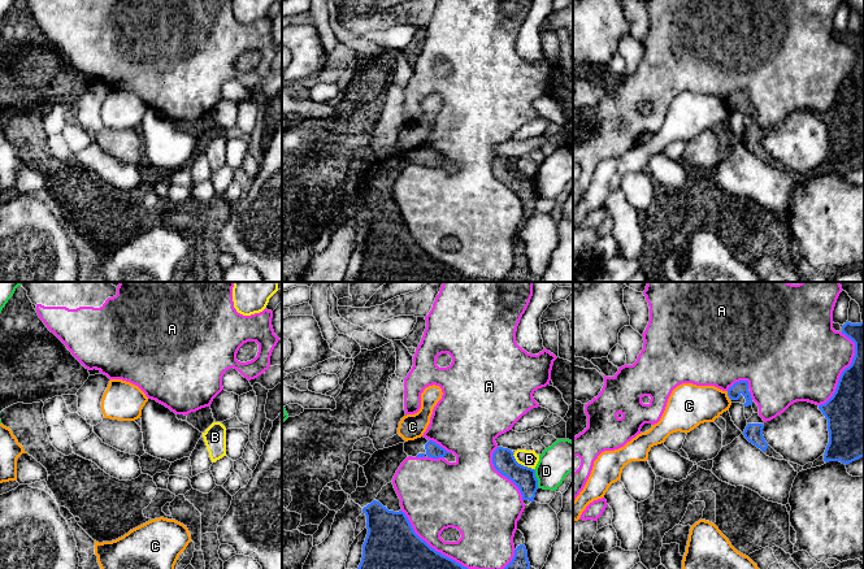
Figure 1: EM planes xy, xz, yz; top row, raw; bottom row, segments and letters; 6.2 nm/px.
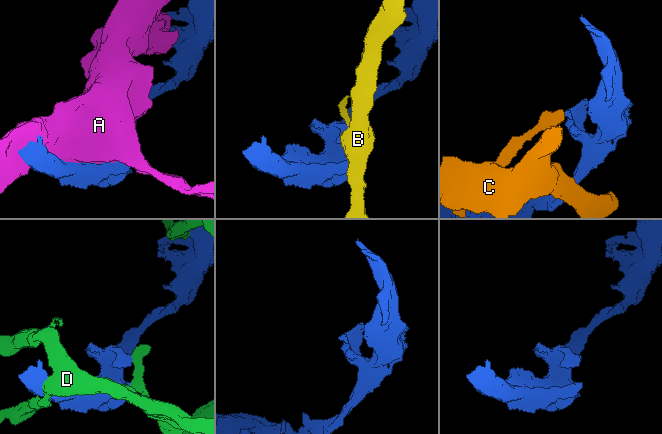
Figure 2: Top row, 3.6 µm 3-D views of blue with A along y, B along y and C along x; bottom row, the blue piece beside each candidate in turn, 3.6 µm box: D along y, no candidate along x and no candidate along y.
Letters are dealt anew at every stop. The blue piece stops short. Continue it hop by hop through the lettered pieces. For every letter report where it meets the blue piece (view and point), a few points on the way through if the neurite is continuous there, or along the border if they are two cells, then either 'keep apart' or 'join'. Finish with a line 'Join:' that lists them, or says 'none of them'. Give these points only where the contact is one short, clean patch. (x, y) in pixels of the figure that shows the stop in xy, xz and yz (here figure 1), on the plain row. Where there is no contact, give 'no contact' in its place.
A: meets blue in xz at (454, 269); keep apart
B: meets blue in xz at (522, 174); keep apart
C: meets blue in yz at (728, 104); border along yz (726, 100), (729, 108); keep apart
D: meets blue in xz at (535, 187); keep apart
Join: none of them

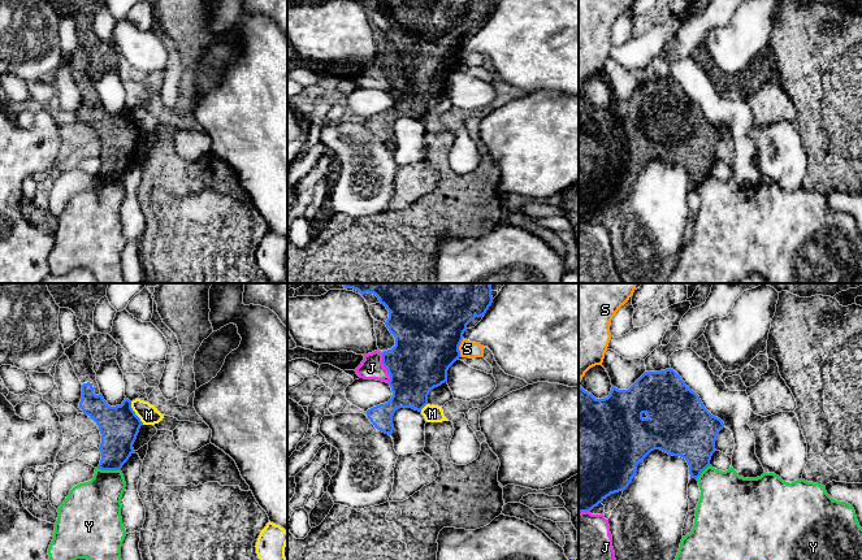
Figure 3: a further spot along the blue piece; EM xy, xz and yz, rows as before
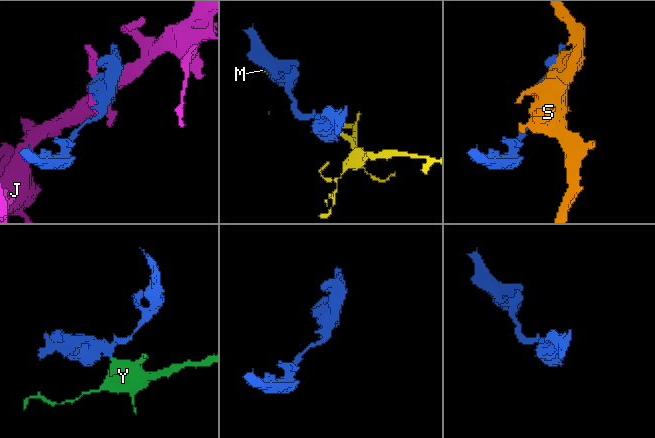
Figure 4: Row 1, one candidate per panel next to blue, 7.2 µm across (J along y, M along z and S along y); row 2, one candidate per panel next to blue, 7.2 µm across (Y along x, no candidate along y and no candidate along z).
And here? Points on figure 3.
J: meets blue in xz at (385, 76); keep apart
M: meets blue in xy at (134, 122); keep apart
S: meets blue in xz at (458, 56); keep apart
Y: meets blue in xy at (109, 178); border along xy (98, 176), (120, 179); keep apart
Join: none of them

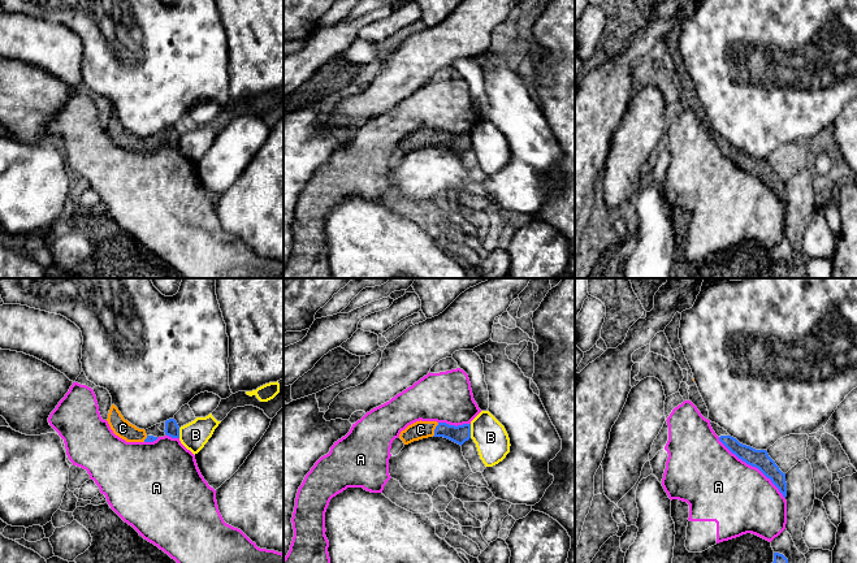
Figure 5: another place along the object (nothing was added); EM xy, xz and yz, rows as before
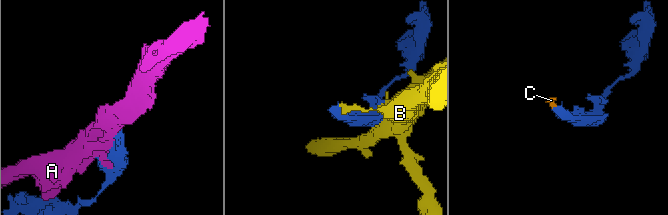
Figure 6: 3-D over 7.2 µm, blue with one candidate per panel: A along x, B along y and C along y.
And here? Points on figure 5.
A: meets blue in yz at (753, 174); keep apart
B: meets blue in xz at (470, 139); keep apart
C: meets blue in xz at (435, 138); runs through xz (459, 143), (435, 138), (420, 138); join
Join: C

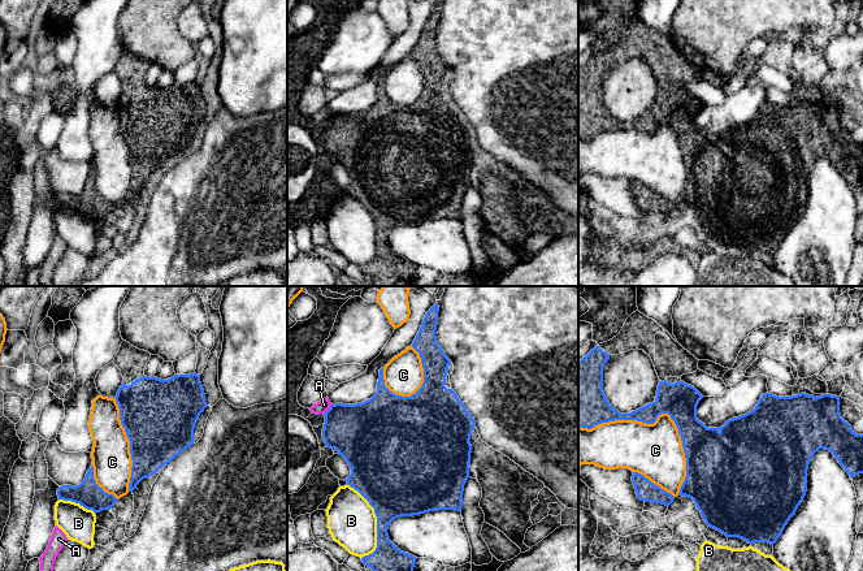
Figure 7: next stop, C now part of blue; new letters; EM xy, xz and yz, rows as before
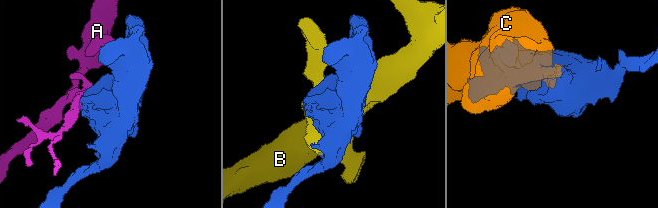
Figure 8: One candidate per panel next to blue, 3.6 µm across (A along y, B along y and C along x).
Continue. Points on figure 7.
A: meets blue in xz at (328, 119); border along xz (332, 113), (324, 122); keep apart
B: meets blue in xz at (377, 232); keep apart
C: meets blue in yz at (663, 121); keep apart
Join: none of them

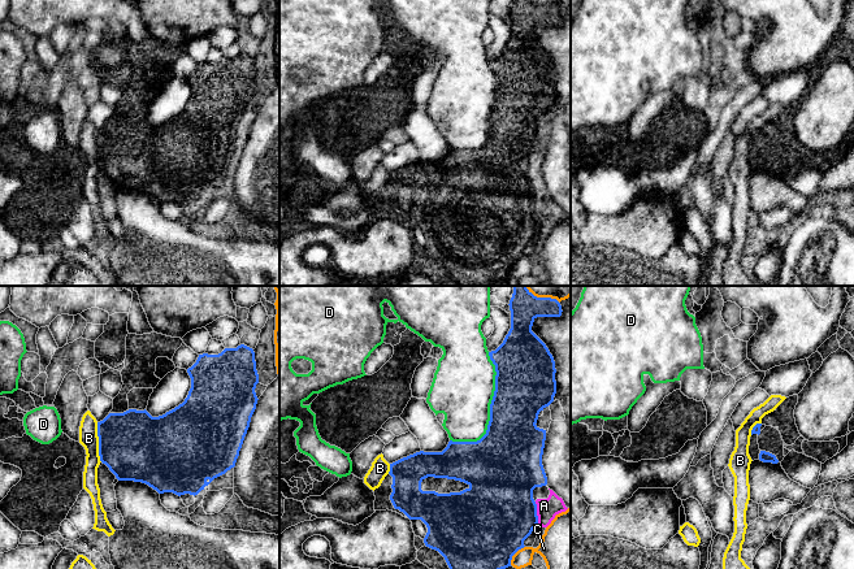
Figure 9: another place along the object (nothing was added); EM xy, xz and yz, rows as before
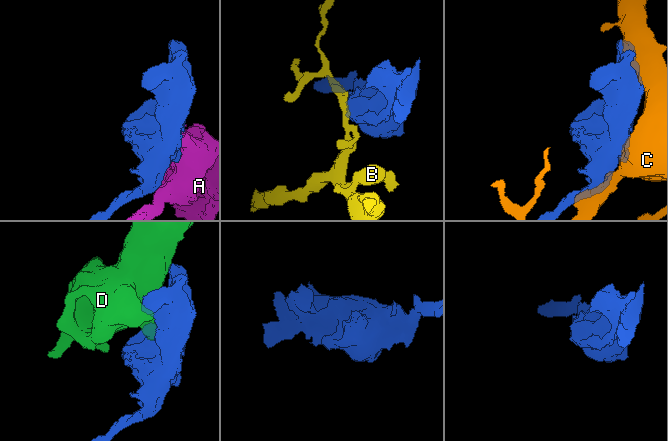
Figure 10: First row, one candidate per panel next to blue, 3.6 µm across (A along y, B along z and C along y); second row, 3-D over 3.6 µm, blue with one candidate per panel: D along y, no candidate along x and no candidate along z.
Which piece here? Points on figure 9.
A: meets blue in xz at (536, 221); keep apart
B: meets blue in xy at (99, 151); border along xy (96, 131), (98, 164), (102, 170); keep apart
C: meets blue in xz at (514, 263); keep apart
D: meets blue in xz at (490, 118); keep apart
Join: none of them

